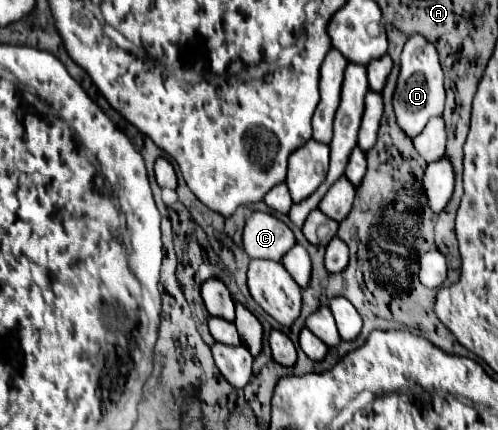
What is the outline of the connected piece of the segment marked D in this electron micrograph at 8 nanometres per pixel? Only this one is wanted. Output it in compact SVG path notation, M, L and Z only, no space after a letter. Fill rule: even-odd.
M411 35L403 47L401 61L399 61L399 77L397 77L397 91L393 93L393 109L395 109L395 119L401 131L409 135L411 139L417 137L427 121L431 117L437 117L443 113L443 103L445 103L445 89L443 89L443 71L439 65L439 55L437 49L421 39L421 35Z

